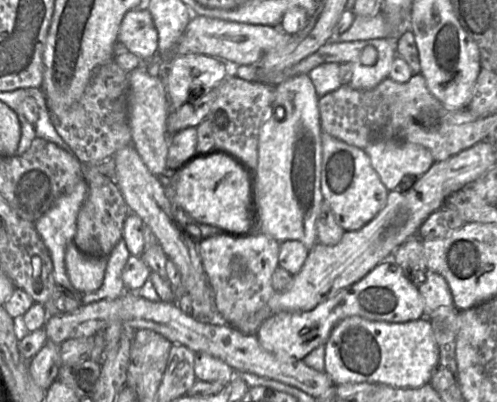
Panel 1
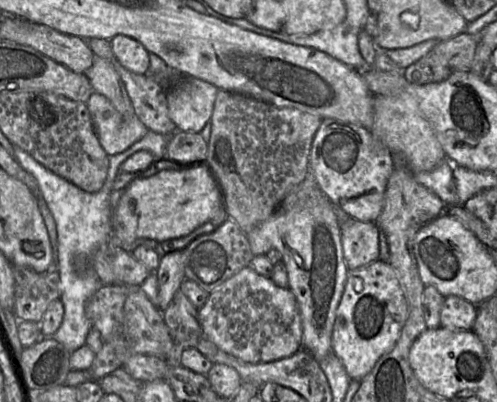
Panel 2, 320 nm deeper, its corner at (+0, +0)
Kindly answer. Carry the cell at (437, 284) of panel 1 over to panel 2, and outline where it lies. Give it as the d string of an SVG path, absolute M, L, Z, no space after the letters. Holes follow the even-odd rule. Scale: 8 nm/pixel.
M459 296L444 298L440 311L440 327L452 331L472 331L477 306Z

